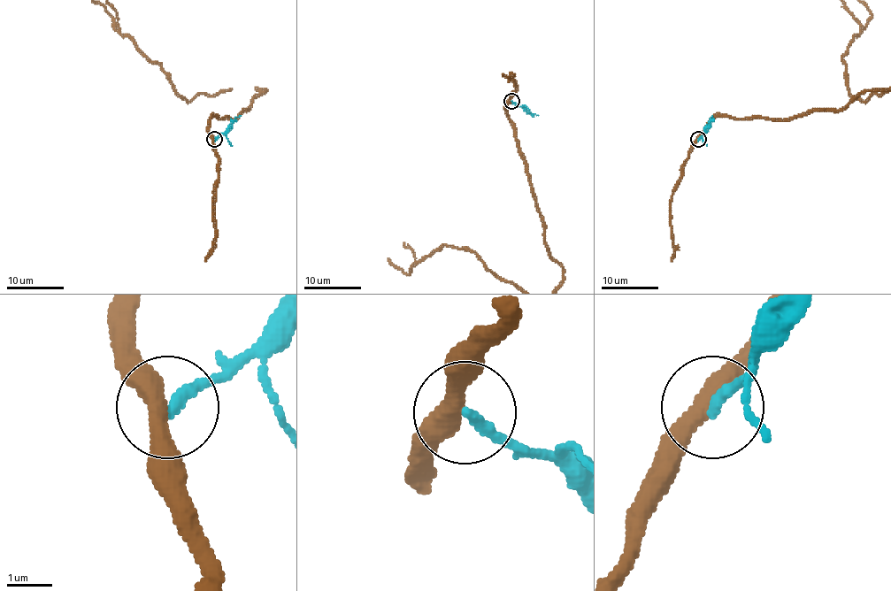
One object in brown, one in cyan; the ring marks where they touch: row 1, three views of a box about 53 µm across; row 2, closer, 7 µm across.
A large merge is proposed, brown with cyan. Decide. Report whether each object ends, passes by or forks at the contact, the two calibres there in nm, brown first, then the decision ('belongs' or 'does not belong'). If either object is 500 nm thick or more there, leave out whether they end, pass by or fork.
brown passes by; cyan ends; calibres 400 and 260 nm; does not belong

